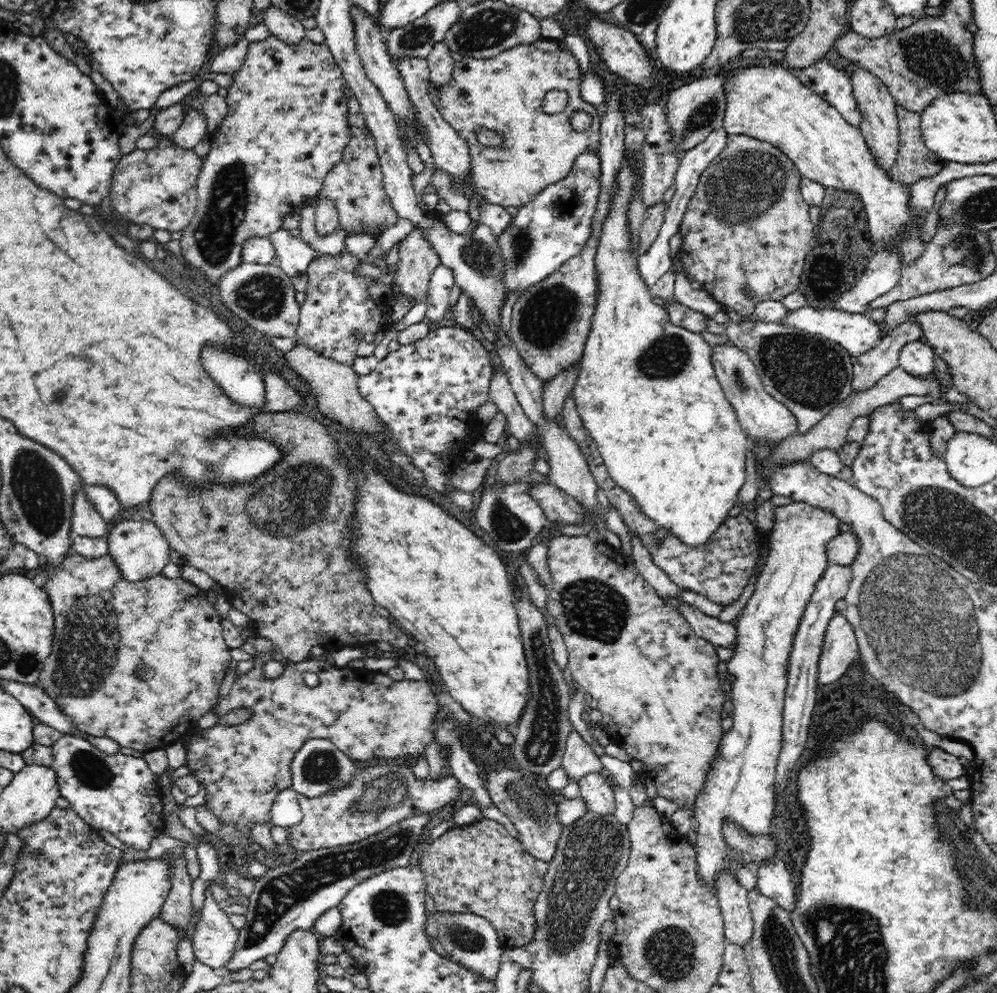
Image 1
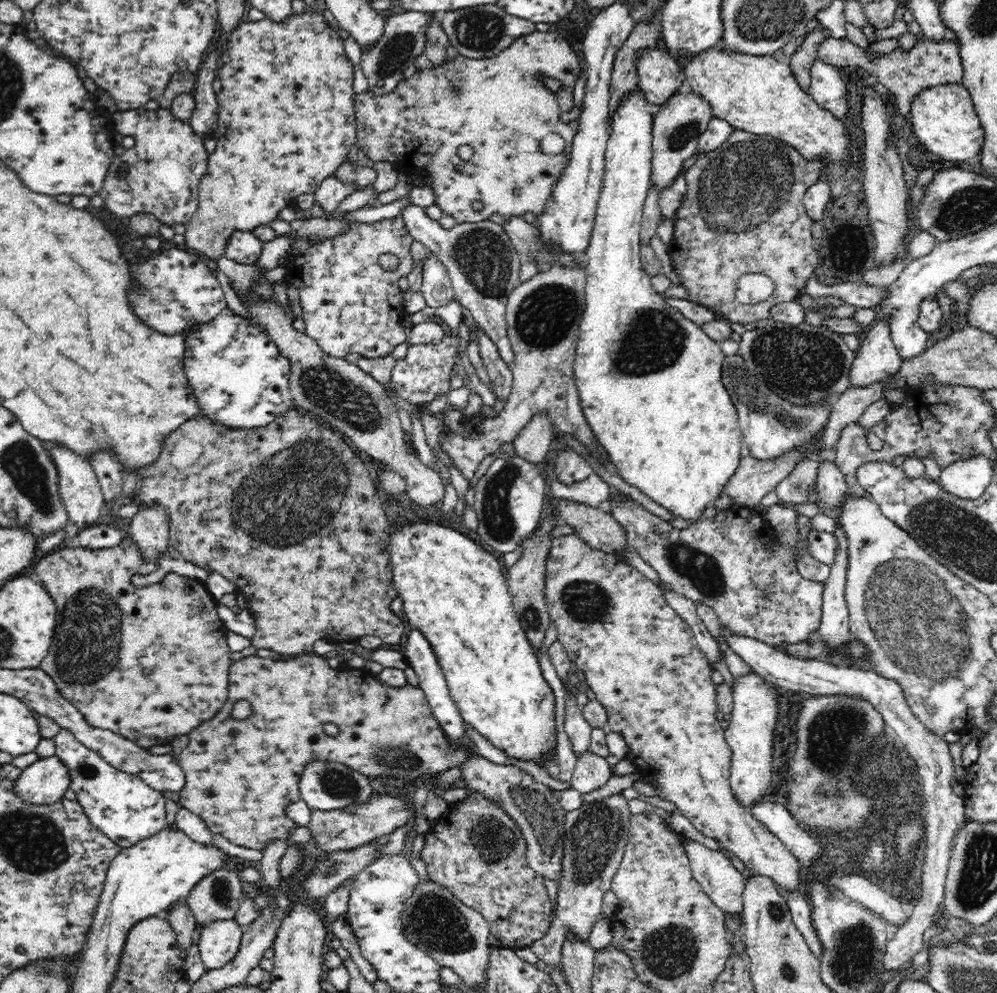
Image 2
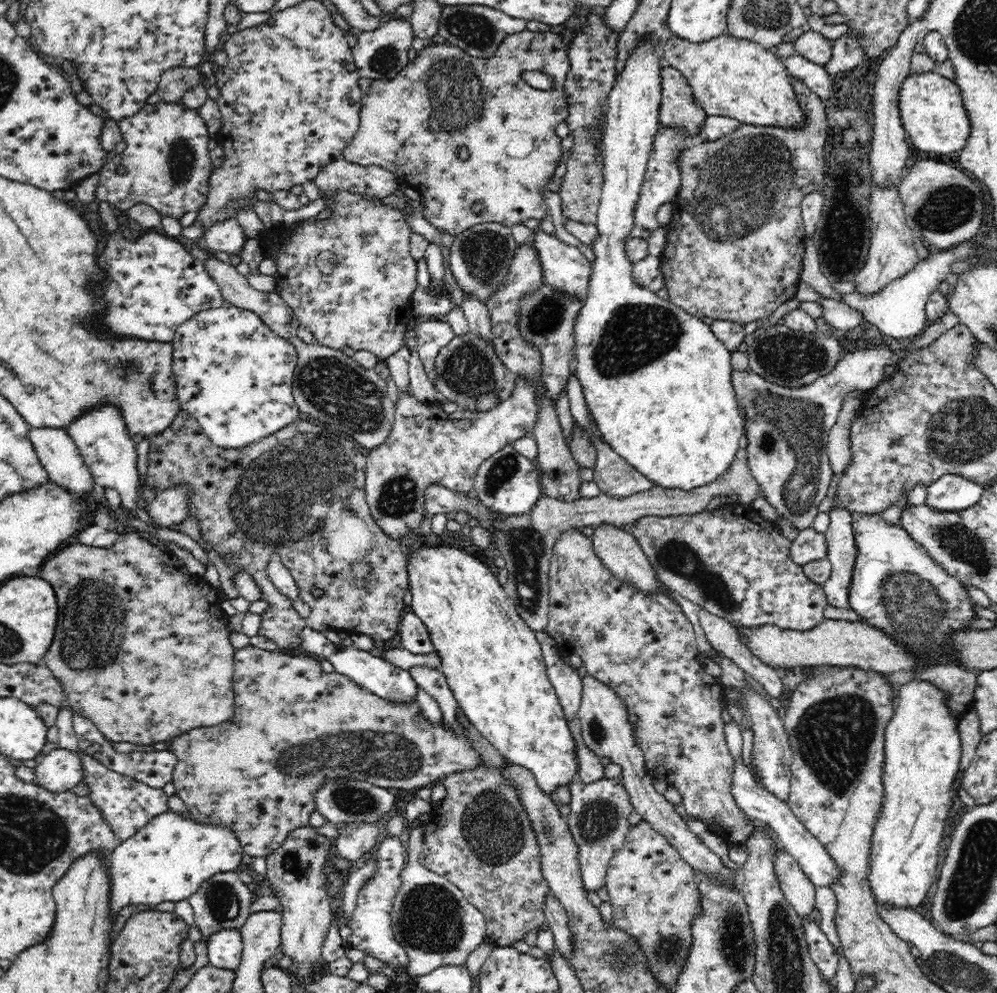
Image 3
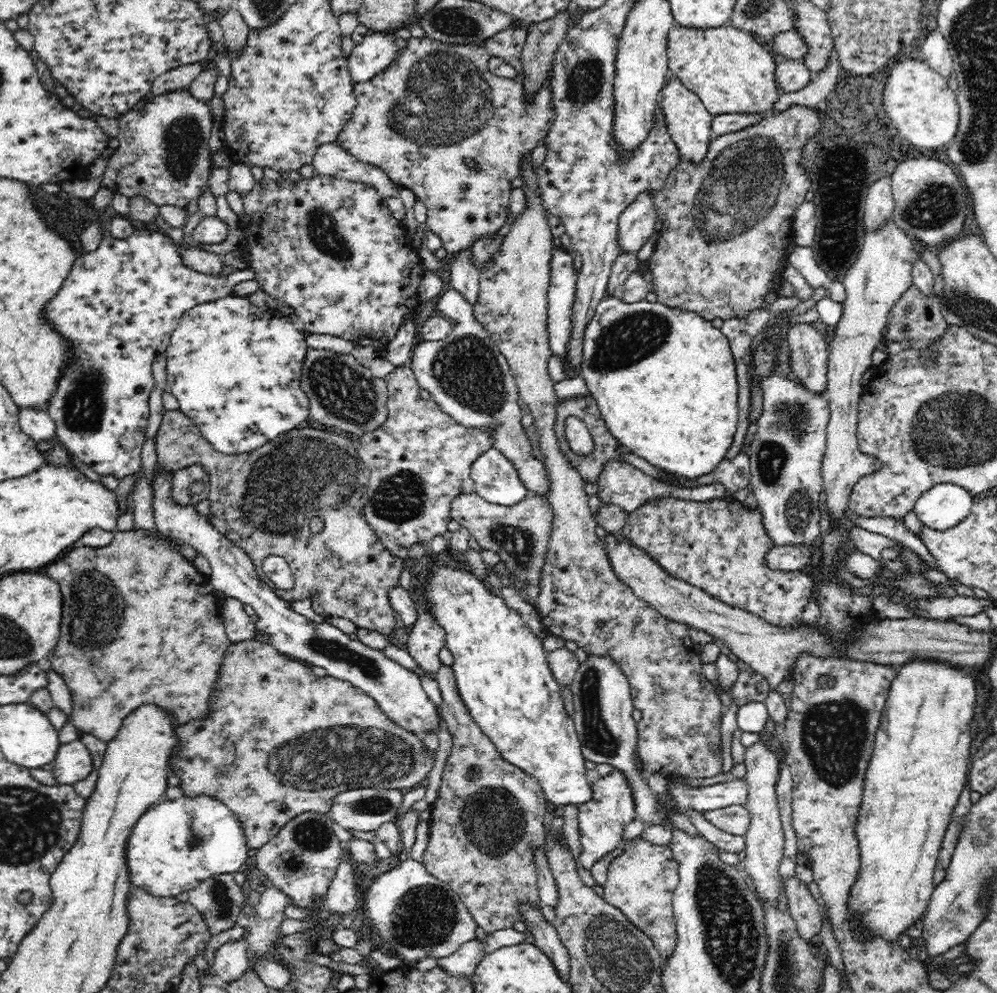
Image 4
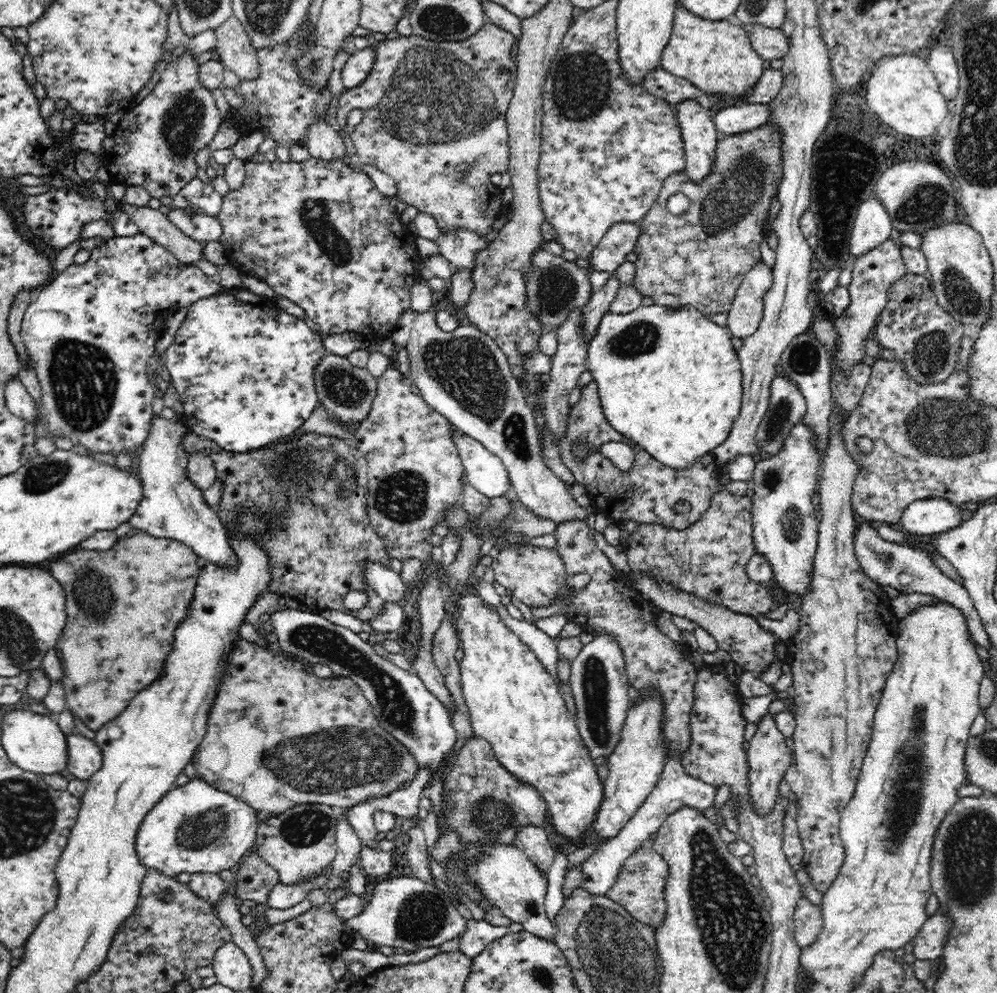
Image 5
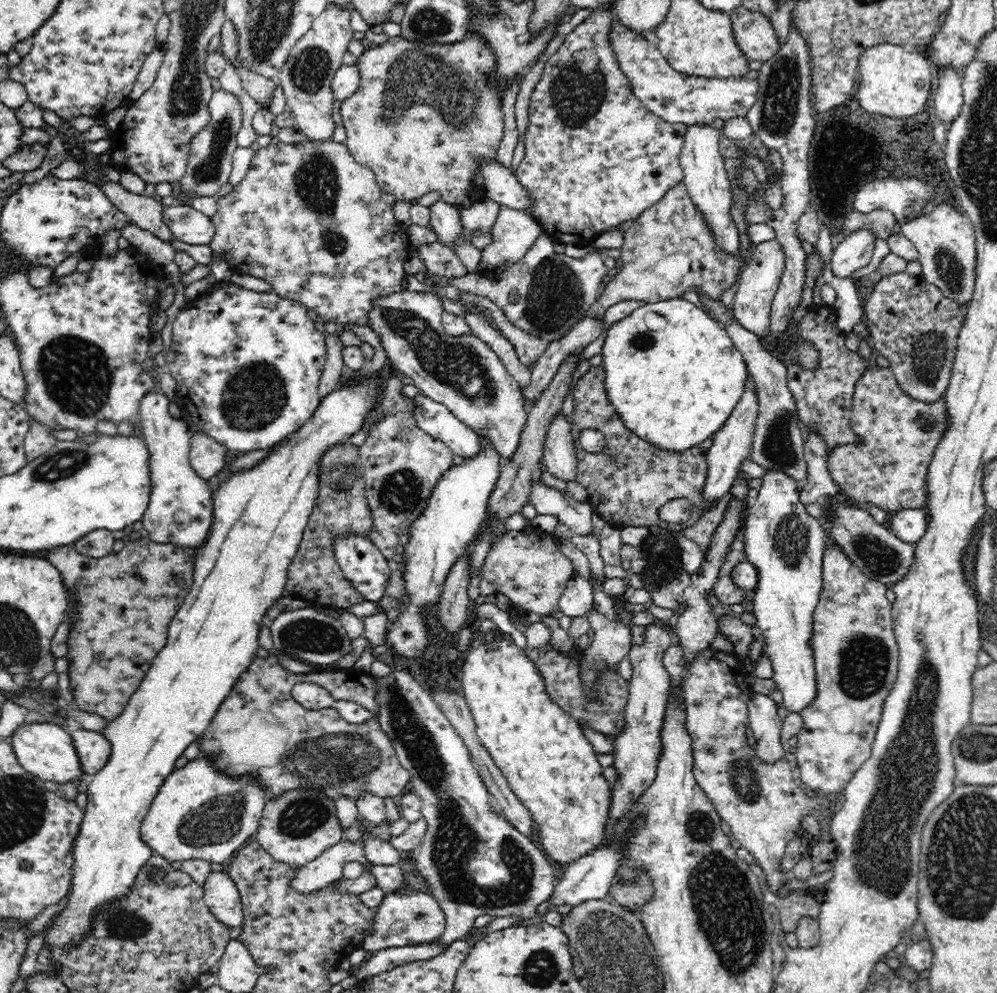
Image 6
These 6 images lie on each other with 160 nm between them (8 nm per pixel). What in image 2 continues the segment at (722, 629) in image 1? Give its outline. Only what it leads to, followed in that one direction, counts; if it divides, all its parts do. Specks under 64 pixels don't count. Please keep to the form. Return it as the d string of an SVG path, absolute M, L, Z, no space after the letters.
M727 632L725 641L734 652L748 664L754 672L767 678L777 688L792 690L799 695L848 695L864 699L872 703L882 715L888 731L893 734L902 748L914 759L917 773L924 787L925 822L928 835L926 844L926 859L922 868L922 896L907 922L900 927L894 938L888 941L884 957L884 970L904 967L912 960L914 954L922 950L922 934L931 928L933 917L939 914L938 906L942 904L945 895L945 880L951 860L953 839L960 827L967 821L965 817L965 800L958 798L952 791L954 776L954 759L950 755L949 743L942 736L929 731L912 712L904 696L902 687L893 680L886 679L872 670L864 671L848 666L834 666L824 659L803 659L791 657L782 648L771 647L765 642Z

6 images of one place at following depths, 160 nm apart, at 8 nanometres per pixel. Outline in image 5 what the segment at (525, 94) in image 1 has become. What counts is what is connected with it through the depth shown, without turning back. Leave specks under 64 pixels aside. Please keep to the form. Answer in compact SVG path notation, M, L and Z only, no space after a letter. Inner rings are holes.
M490 22L486 23L474 36L460 42L438 42L422 38L414 33L410 36L402 35L396 39L388 39L388 41L382 42L380 46L375 47L375 61L366 80L363 80L362 84L356 87L344 89L339 96L336 124L334 125L338 134L342 138L346 138L348 135L354 144L354 148L356 148L361 163L371 164L391 176L398 187L398 198L404 200L409 206L415 206L418 210L434 217L436 223L438 223L438 228L444 235L453 233L458 229L468 229L468 231L485 238L490 232L494 220L504 210L503 189L494 185L490 181L490 176L496 173L508 173L509 169L509 132L507 131L506 111L513 98L513 88L517 79L517 66L511 55L512 46L516 44L516 41L516 37L511 32L502 30L502 28ZM502 66L508 68L507 73L500 71ZM354 109L364 110L364 117L351 133L346 134L344 132L346 116L348 116L350 110Z

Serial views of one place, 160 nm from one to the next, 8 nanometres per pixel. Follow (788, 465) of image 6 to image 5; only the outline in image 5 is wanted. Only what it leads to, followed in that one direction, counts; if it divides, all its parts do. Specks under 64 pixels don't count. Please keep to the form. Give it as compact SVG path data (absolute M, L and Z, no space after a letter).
M782 376L774 378L770 402L755 441L764 452L776 454L784 447L790 428L806 414L807 408L798 386Z

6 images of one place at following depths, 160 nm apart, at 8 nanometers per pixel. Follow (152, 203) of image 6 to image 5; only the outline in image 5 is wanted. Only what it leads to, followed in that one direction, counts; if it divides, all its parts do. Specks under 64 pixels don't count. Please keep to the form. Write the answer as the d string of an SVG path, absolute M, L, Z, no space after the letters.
M124 201L118 207L138 225L142 234L163 246L181 263L192 265L204 259L204 244L186 236L159 210L148 206L134 207Z

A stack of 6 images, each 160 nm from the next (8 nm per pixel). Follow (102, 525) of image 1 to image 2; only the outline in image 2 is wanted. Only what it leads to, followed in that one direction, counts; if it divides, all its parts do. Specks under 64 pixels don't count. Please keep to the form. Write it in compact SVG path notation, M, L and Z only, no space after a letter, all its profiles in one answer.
M48 444L50 456L55 462L59 474L59 493L69 516L69 522L74 523L79 529L98 525L98 519L107 512L103 501L100 483L96 478L90 462L82 456L71 452L68 448Z

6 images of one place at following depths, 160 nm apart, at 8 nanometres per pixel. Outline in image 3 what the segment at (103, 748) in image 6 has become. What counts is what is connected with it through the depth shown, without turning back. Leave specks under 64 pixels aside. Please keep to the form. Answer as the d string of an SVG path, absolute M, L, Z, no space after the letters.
M54 748L33 766L32 784L47 792L71 791L82 781L82 761L78 753Z

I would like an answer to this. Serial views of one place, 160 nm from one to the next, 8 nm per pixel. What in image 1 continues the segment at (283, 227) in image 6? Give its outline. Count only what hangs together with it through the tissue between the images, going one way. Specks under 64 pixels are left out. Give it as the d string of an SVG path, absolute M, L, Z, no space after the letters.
M345 250L337 257L322 255L310 263L305 272L309 282L305 302L300 306L296 340L339 364L352 364L359 344L374 342L382 327L390 323L388 308L377 308L378 304L368 294L366 284L369 278L354 275L358 272L358 263L358 259Z

